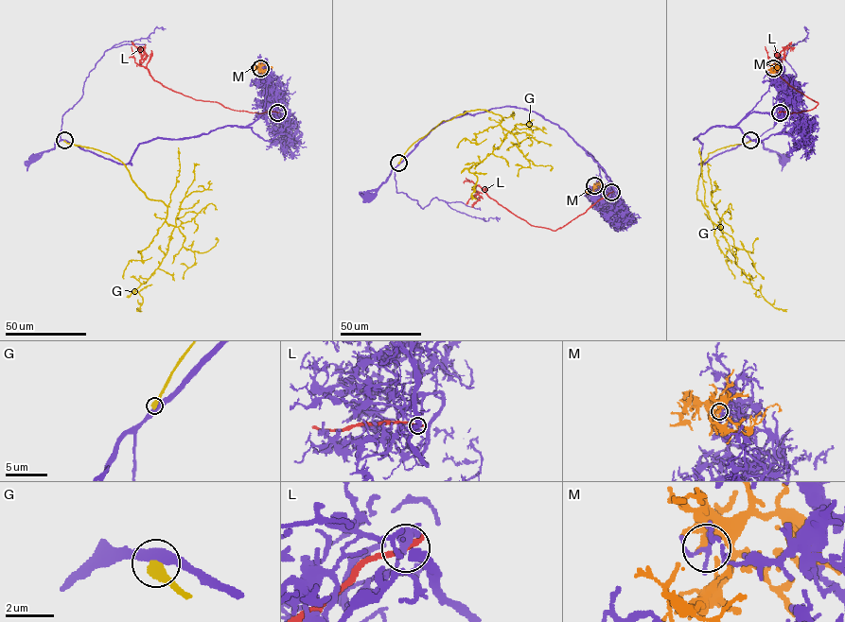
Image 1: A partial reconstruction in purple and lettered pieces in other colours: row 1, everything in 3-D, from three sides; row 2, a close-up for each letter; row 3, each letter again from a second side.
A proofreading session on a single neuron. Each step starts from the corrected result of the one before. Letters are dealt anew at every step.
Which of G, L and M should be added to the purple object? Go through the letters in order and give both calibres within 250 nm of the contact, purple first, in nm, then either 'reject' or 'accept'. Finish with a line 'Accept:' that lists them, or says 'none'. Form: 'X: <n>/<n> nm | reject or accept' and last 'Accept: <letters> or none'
G: 400/550 nm | reject
L: 280/360 nm | reject
M: 150/280 nm | reject
Accept: none

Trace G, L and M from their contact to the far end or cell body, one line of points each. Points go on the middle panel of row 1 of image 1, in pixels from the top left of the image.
G: (398, 164), (443, 121), (479, 110), (500, 114), (509, 131), (468, 169), (477, 177), (476, 199)
L: (611, 192), (555, 230), (529, 224), (476, 185), (474, 191), (480, 197), (473, 203), (476, 202)
M: (594, 185), (606, 184)

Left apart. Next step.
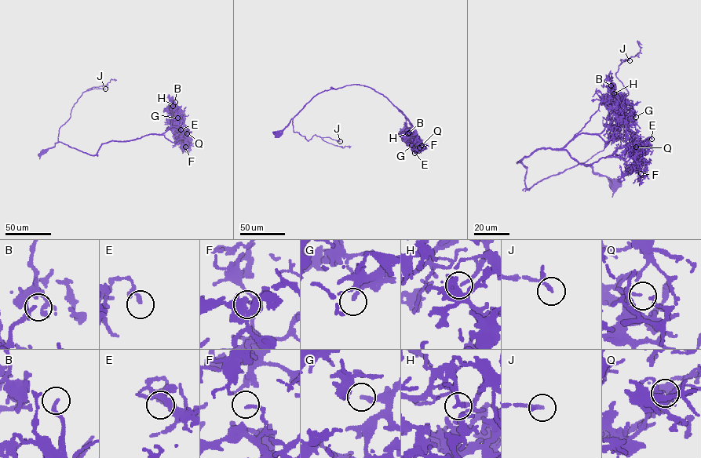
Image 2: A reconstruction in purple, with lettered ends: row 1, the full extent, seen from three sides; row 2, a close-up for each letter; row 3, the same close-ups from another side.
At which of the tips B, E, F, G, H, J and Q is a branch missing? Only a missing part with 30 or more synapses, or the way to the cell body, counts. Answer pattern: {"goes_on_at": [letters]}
{"goes_on_at": ["B", "H", "J"]}

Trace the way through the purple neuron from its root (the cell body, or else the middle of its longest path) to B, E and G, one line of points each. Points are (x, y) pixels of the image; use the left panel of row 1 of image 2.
B: (42, 152), (61, 142), (94, 155), (102, 144), (111, 141), (162, 134), (172, 126), (178, 126), (175, 102)
E: (42, 152), (61, 142), (94, 155), (102, 144), (150, 134), (163, 134), (173, 142), (187, 140), (180, 129)
G: (42, 152), (61, 142), (94, 155), (111, 141), (162, 134), (178, 126), (180, 110), (181, 118), (177, 118)

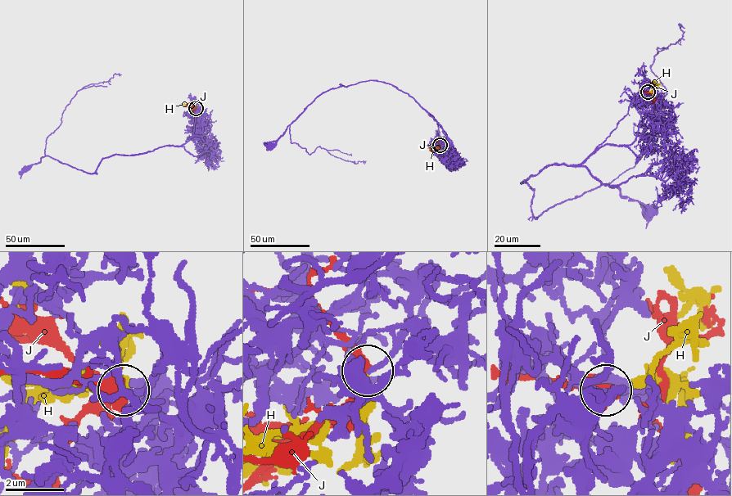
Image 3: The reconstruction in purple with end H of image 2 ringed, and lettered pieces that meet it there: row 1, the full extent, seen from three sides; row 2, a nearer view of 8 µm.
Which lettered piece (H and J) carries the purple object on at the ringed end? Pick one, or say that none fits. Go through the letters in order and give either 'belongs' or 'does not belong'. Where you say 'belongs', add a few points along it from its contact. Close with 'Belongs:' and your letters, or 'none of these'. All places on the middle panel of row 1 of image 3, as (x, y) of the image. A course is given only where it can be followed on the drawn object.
H: belongs; it runs (440, 145), (434, 149), (427, 148)
J: does not belong
Belongs: H

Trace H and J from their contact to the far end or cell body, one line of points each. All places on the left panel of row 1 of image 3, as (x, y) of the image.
H: (196, 109), (183, 104)
J: (196, 109), (185, 106)

